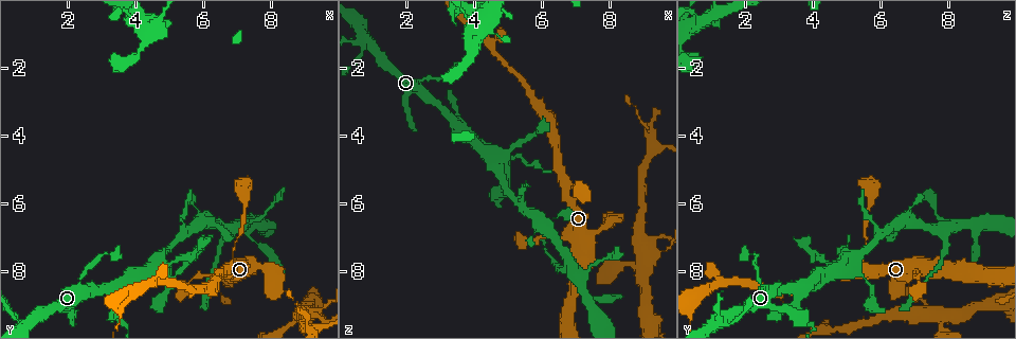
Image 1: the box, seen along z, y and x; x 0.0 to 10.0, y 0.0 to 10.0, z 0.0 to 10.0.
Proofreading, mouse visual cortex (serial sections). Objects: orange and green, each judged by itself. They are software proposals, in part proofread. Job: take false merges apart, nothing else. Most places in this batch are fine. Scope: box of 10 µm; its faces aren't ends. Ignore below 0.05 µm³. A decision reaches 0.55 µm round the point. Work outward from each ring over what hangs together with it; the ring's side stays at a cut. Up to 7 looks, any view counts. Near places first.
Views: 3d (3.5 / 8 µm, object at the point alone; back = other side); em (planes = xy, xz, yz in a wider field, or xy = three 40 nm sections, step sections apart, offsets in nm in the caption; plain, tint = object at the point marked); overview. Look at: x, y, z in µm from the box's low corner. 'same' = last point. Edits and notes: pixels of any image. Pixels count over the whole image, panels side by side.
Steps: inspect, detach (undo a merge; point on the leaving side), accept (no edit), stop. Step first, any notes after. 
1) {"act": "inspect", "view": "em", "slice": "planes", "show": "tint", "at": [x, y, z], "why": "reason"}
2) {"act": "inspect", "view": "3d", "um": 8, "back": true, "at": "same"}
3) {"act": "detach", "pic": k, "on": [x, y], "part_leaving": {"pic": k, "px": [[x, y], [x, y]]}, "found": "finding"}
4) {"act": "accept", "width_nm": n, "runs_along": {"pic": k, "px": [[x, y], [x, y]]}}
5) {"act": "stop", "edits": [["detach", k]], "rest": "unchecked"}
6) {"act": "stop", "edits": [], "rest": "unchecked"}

{"act": "inspect", "view": "3d", "um": 3.5, "at": [3.40, 8.50, 3.65], "why": "three-way junction"}

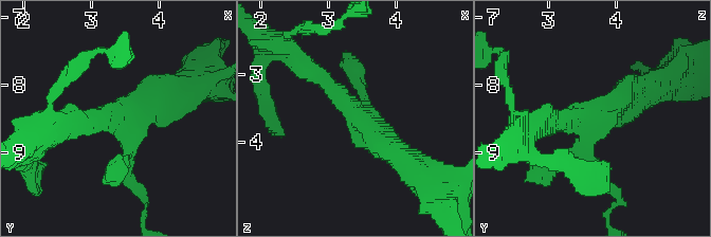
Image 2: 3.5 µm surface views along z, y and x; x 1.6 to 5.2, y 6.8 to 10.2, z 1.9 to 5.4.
{"act": "inspect", "view": "em", "slice": "xy", "step": 3, "show": "tint", "at": [3.45, 8.45, 3.65], "why": "now the EM"}

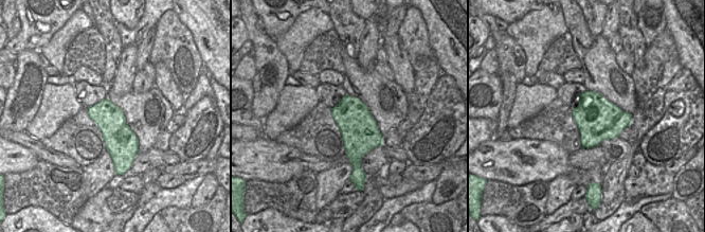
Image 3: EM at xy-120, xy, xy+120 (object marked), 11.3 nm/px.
{"act": "accept", "runs_along": {"pic": 2, "px": [[305, 65], [406, 162]]}, "found": "one cell here"}

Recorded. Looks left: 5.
{"act": "inspect", "view": "3d", "um": 8, "at": [6.70, 7.95, 5.55], "why": "thin arm on a thick one"}

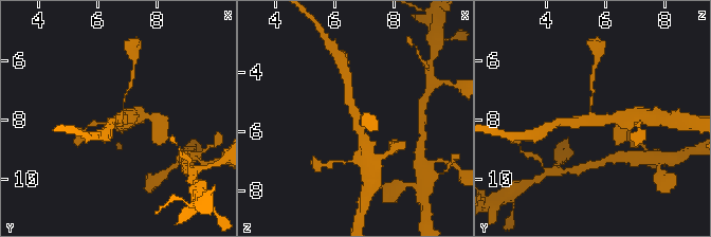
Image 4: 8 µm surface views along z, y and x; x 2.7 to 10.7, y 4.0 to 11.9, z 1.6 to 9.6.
{"act": "inspect", "view": "em", "slice": "xy", "step": 2, "show": "tint", "at": "same", "arms": 3, "arm_widths_nm": [100, 300, 350]}

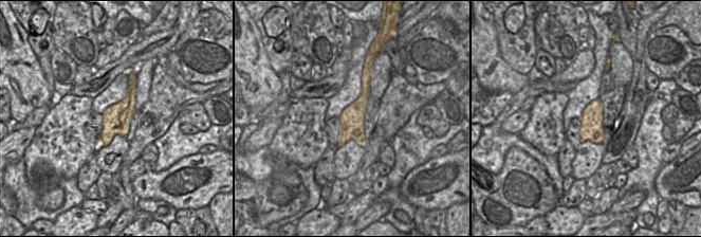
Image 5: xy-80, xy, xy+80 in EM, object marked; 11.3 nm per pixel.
{"act": "accept", "width_nm": 280, "runs_along": {"pic": 5, "px": [[366, 75], [364, 96], [340, 142]]}, "found": "one cell here"}

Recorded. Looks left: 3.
{"act": "inspect", "view": "3d", "um": 3.5, "at": [4.85, 7.90, 5.05], "why": "four arms meet"}

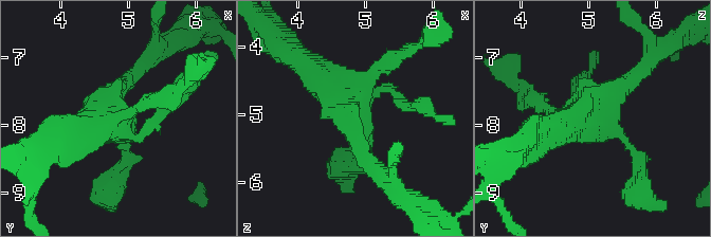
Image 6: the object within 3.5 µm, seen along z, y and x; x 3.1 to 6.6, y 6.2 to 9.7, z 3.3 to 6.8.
{"act": "inspect", "view": "em", "slice": "xy", "step": 3, "show": "tint", "at": [4.90, 7.90, 5.05], "why": "shape alone is not enough"}

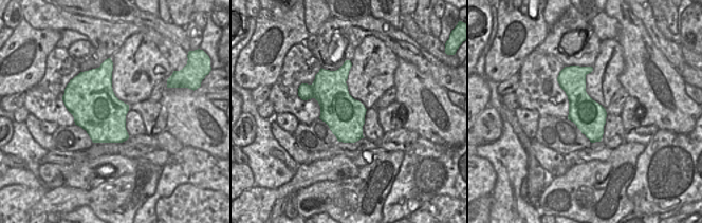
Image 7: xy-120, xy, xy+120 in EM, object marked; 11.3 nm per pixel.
{"act": "inspect", "view": "em", "slice": "planes", "show": "tint", "at": "same", "why": "another direction"}

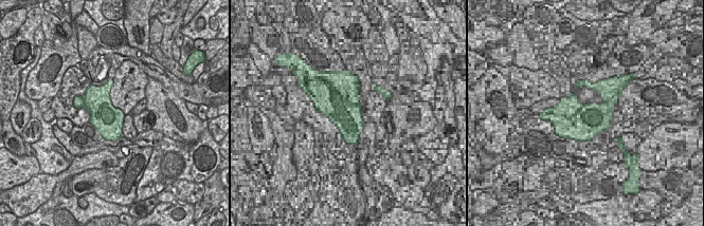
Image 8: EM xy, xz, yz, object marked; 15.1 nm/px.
{"act": "accept", "runs_along": {"pic": 6, "px": [[295, 56], [347, 99], [363, 153]]}, "found": "continuous, no second cell"}

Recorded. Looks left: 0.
{"act": "stop", "edits": [], "rest": "unchecked"}

